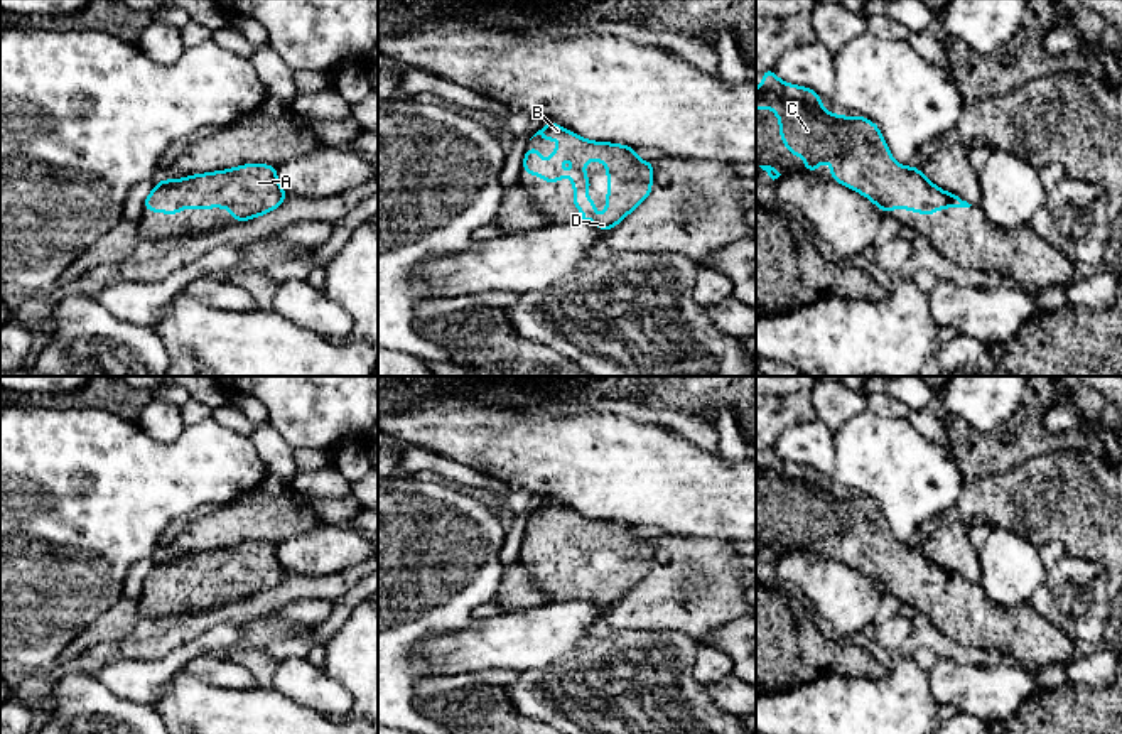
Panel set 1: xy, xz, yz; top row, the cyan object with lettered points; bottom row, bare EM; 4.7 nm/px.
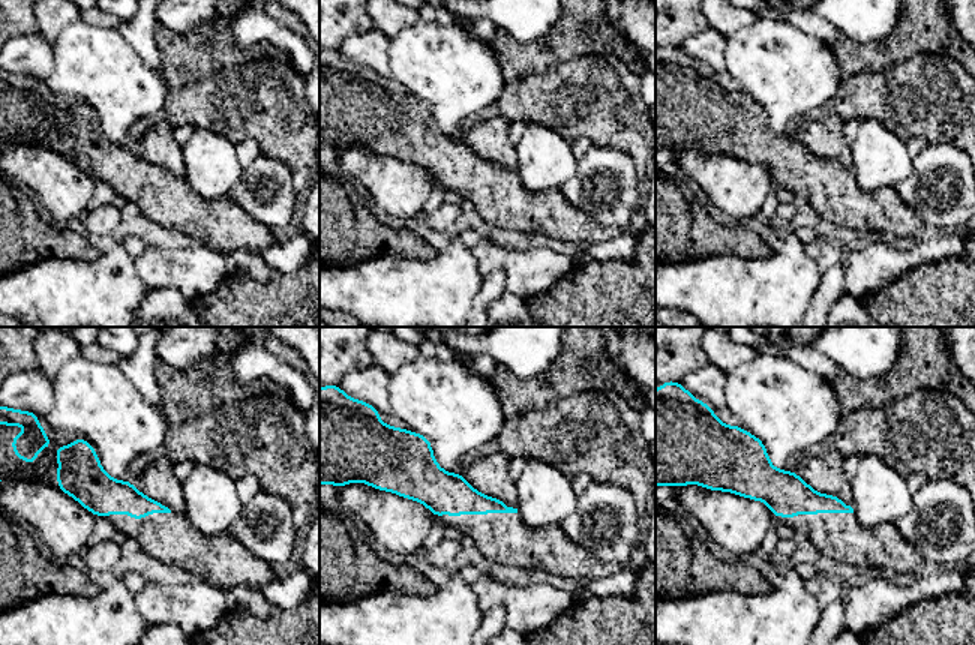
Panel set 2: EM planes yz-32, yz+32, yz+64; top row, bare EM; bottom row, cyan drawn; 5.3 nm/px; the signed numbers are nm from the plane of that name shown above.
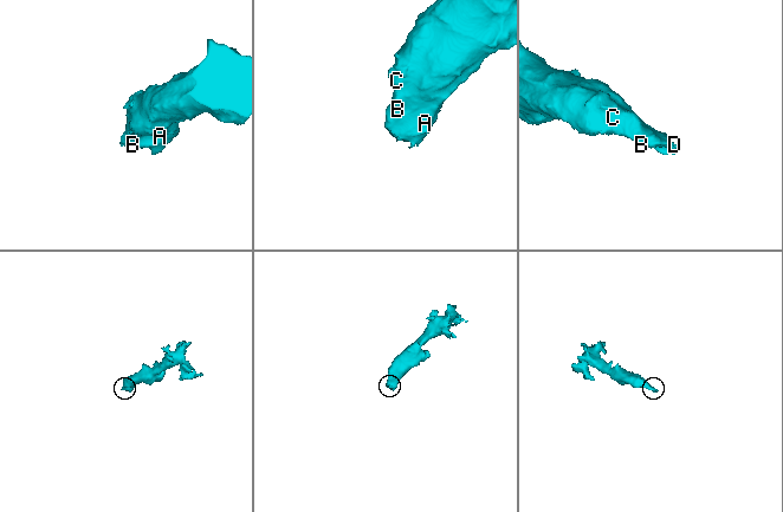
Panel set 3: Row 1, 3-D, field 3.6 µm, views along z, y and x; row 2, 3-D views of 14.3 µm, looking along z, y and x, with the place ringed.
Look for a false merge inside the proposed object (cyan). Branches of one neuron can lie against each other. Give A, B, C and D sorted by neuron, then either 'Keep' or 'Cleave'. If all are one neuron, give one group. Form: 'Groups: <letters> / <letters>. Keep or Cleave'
Groups: A B C D. Keep

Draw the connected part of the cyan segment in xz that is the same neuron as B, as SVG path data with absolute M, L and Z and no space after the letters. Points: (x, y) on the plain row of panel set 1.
M545 499L545 505L533 515L537 513L547 520L562 515L564 520L550 530L550 540L540 538L538 525L526 526L523 550L537 552L545 560L570 555L574 559L574 584L577 589L601 586L599 580L585 575L591 559L584 550L584 542L596 537L607 543L607 592L577 594L574 599L589 599L599 607L607 609L650 574L655 540L638 537L633 525L584 518L553 499Z

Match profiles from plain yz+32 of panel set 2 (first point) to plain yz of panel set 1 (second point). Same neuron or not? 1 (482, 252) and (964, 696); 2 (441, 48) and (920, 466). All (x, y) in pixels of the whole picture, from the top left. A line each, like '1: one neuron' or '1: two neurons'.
1: one neuron
2: one neuron

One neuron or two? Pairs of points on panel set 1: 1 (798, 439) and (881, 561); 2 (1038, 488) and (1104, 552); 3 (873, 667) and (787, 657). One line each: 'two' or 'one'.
1: two
2: one
3: one

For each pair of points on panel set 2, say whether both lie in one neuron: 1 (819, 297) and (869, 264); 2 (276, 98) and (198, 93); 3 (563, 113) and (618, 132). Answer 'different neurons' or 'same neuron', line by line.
1: different neurons
2: same neuron
3: same neuron

